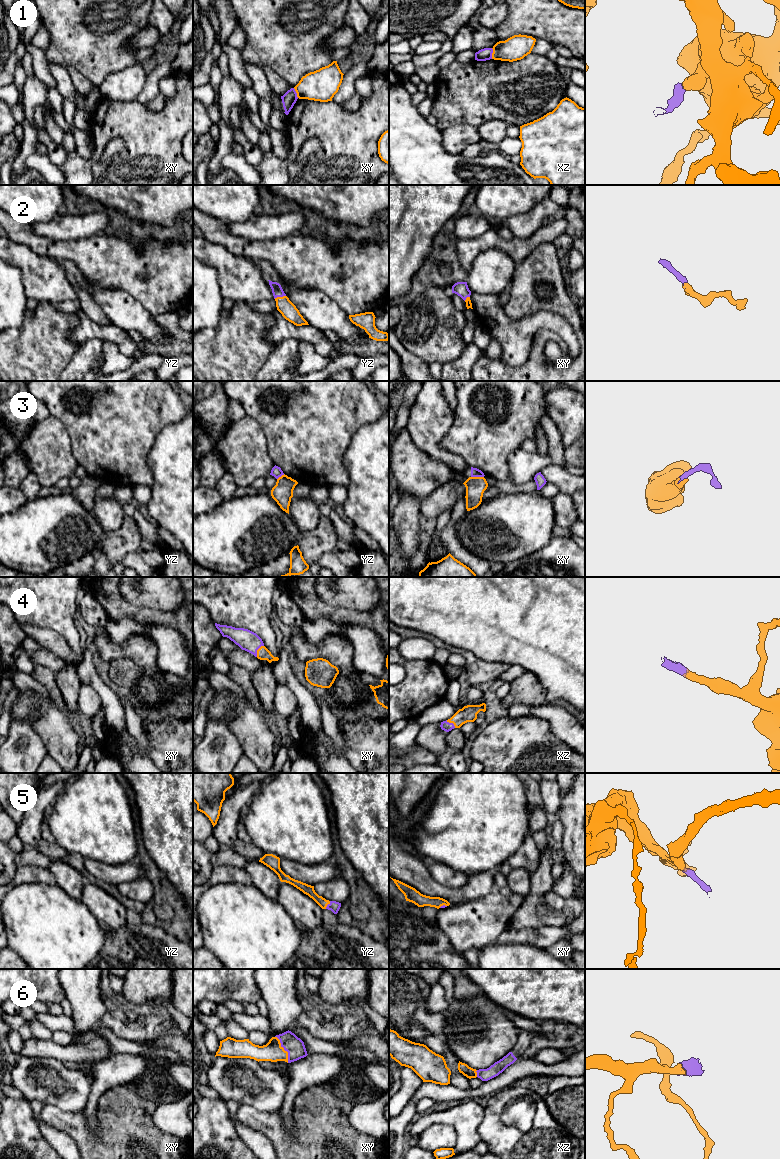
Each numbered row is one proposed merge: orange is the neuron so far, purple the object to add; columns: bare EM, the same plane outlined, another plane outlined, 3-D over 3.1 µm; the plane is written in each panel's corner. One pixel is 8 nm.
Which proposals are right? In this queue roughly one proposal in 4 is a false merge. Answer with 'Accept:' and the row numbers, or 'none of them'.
Accept: 2, 4, 5, 6

